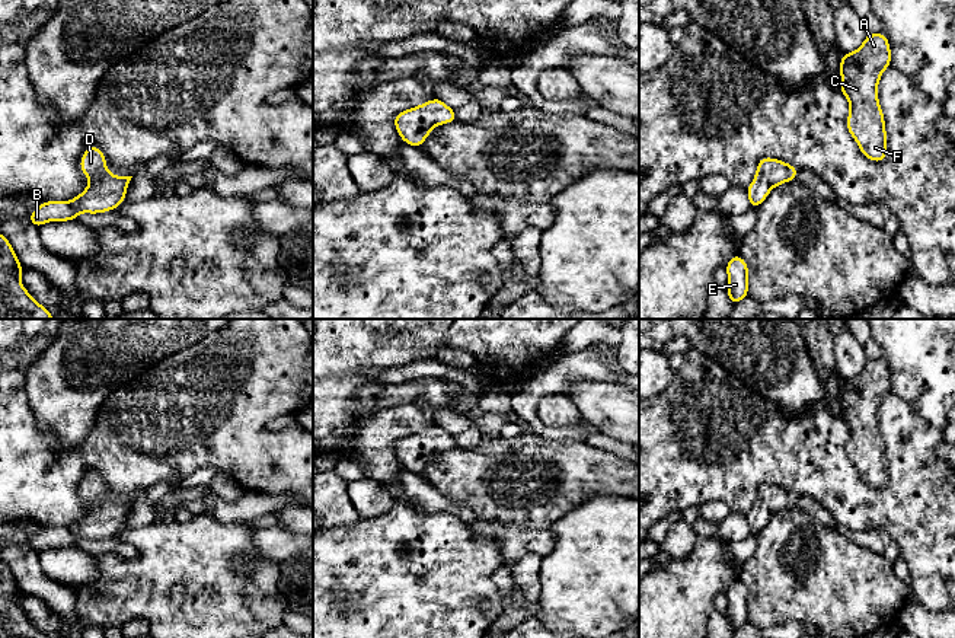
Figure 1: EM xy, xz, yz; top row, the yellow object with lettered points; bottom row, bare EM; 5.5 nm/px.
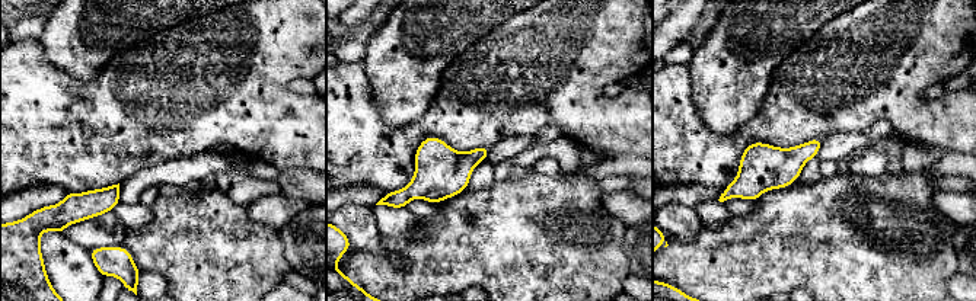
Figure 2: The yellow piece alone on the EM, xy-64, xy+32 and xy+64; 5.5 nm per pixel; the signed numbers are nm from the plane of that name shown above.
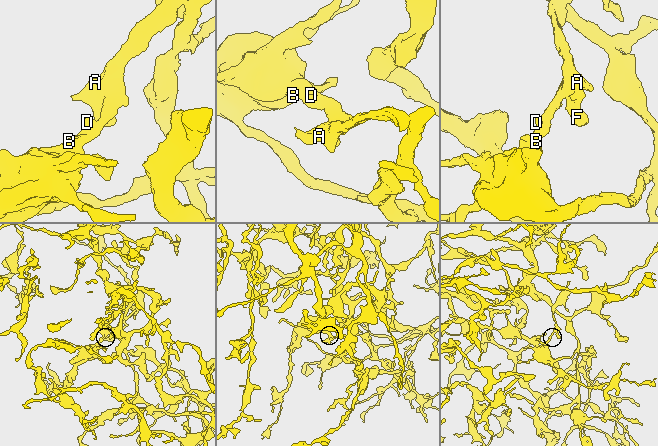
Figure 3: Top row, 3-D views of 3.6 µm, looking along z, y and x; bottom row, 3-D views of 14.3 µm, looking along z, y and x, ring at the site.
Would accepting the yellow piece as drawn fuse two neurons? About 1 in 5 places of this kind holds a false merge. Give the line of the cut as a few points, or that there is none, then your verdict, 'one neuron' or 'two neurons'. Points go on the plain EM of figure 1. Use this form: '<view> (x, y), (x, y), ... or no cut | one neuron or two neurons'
no cut | one neuron

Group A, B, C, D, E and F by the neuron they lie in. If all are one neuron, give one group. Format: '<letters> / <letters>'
A B C D E F

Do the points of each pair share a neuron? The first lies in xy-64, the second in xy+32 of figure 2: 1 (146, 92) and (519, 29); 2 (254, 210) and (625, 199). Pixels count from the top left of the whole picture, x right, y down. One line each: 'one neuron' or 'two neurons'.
1: one neuron
2: one neuron

